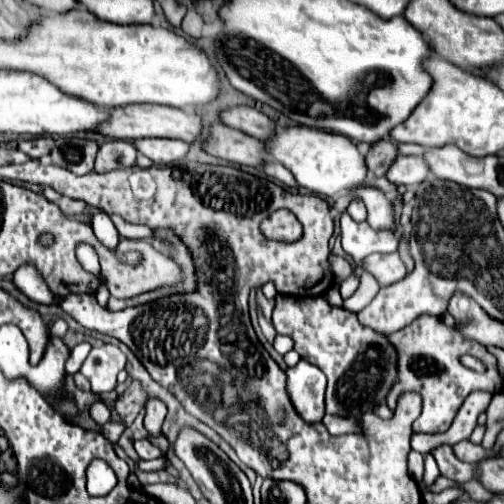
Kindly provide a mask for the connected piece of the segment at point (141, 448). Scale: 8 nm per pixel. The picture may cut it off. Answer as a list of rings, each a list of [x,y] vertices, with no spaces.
[[[148,439],[134,441],[134,449],[140,455],[140,459],[158,459],[158,457],[162,457],[162,449],[158,445],[150,443]]]

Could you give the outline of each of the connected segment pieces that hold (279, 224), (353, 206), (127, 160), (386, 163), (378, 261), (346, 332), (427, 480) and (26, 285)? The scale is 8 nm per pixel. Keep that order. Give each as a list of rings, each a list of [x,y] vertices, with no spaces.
[[[279,209],[270,214],[263,220],[260,229],[270,240],[275,240],[275,232],[280,232],[280,241],[286,241],[286,243],[298,241],[302,237],[302,225],[288,209]]]
[[[352,199],[350,205],[348,205],[348,215],[350,215],[354,221],[364,221],[364,219],[366,219],[366,209],[364,209],[362,201]]]
[[[114,139],[114,141],[106,141],[98,149],[94,171],[108,173],[114,169],[128,169],[134,165],[136,165],[136,147],[132,145],[132,141]]]
[[[376,141],[374,145],[370,145],[368,153],[366,153],[366,167],[368,173],[372,173],[374,177],[382,177],[388,167],[392,165],[392,161],[396,159],[398,151],[396,145],[390,141]]]
[[[374,253],[366,259],[362,259],[362,269],[374,275],[380,287],[388,287],[400,279],[406,277],[406,267],[400,261],[398,253]]]
[[[278,293],[272,313],[274,329],[294,341],[294,351],[308,363],[322,369],[328,377],[326,413],[354,415],[356,407],[374,407],[384,401],[396,381],[396,349],[388,339],[368,327],[362,327],[354,313],[344,307],[332,307],[322,297],[290,297]]]
[[[430,453],[424,457],[424,463],[426,463],[426,471],[424,471],[424,477],[422,477],[420,483],[424,487],[430,487],[440,477],[440,471],[438,471],[438,465],[436,465],[436,461],[434,461],[434,457]]]
[[[22,265],[22,269],[16,269],[14,283],[32,301],[46,305],[56,303],[54,293],[50,293],[50,287],[46,285],[46,281],[42,281],[42,275],[38,275],[38,269],[34,269],[34,265]]]

